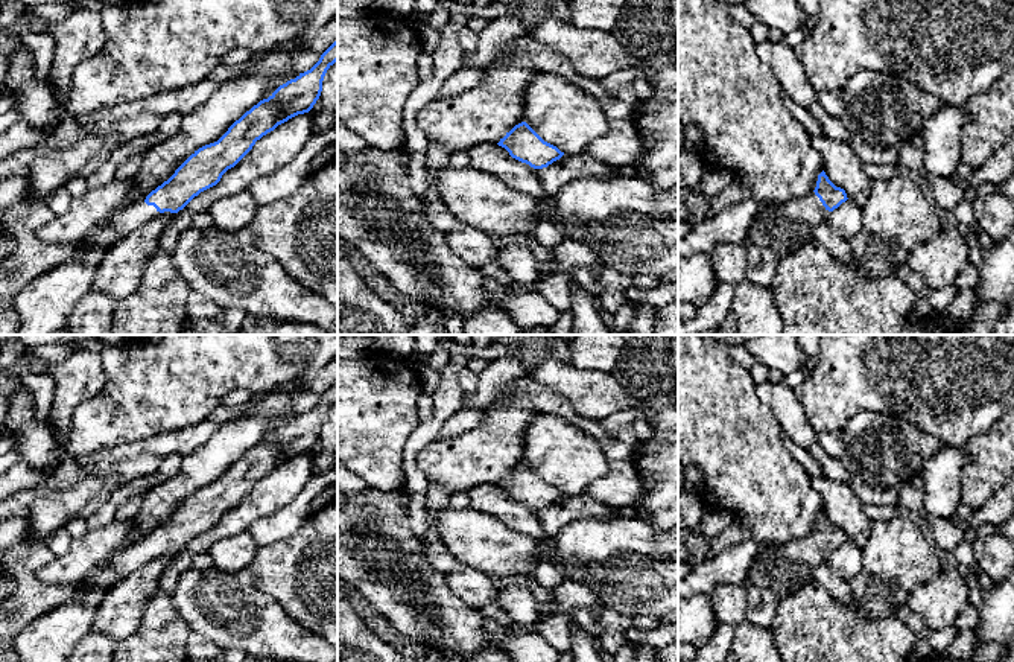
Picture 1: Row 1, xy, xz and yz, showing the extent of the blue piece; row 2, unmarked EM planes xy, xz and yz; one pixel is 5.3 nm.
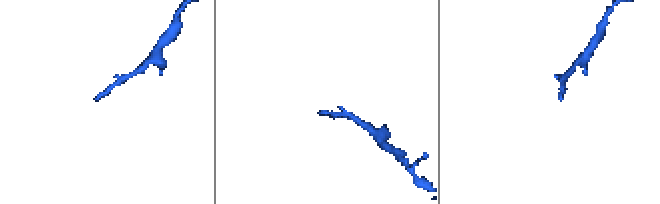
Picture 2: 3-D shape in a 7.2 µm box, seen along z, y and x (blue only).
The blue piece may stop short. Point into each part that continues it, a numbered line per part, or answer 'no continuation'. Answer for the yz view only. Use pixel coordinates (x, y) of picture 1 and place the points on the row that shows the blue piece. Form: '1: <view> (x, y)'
1: yz (785, 227)

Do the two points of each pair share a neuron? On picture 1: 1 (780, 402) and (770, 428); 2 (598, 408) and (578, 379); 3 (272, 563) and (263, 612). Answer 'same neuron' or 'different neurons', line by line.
1: different neurons
2: same neuron
3: different neurons

